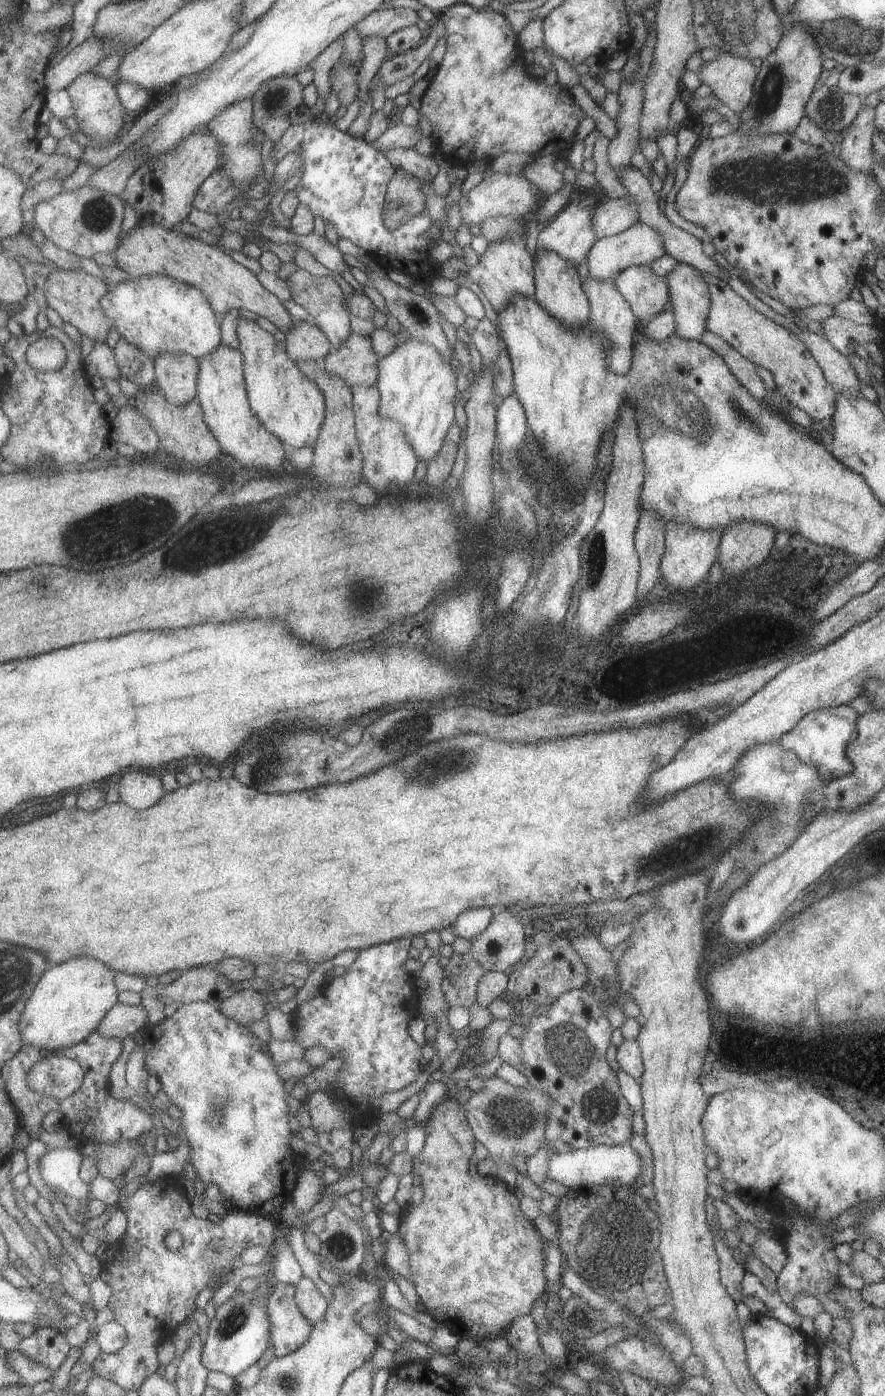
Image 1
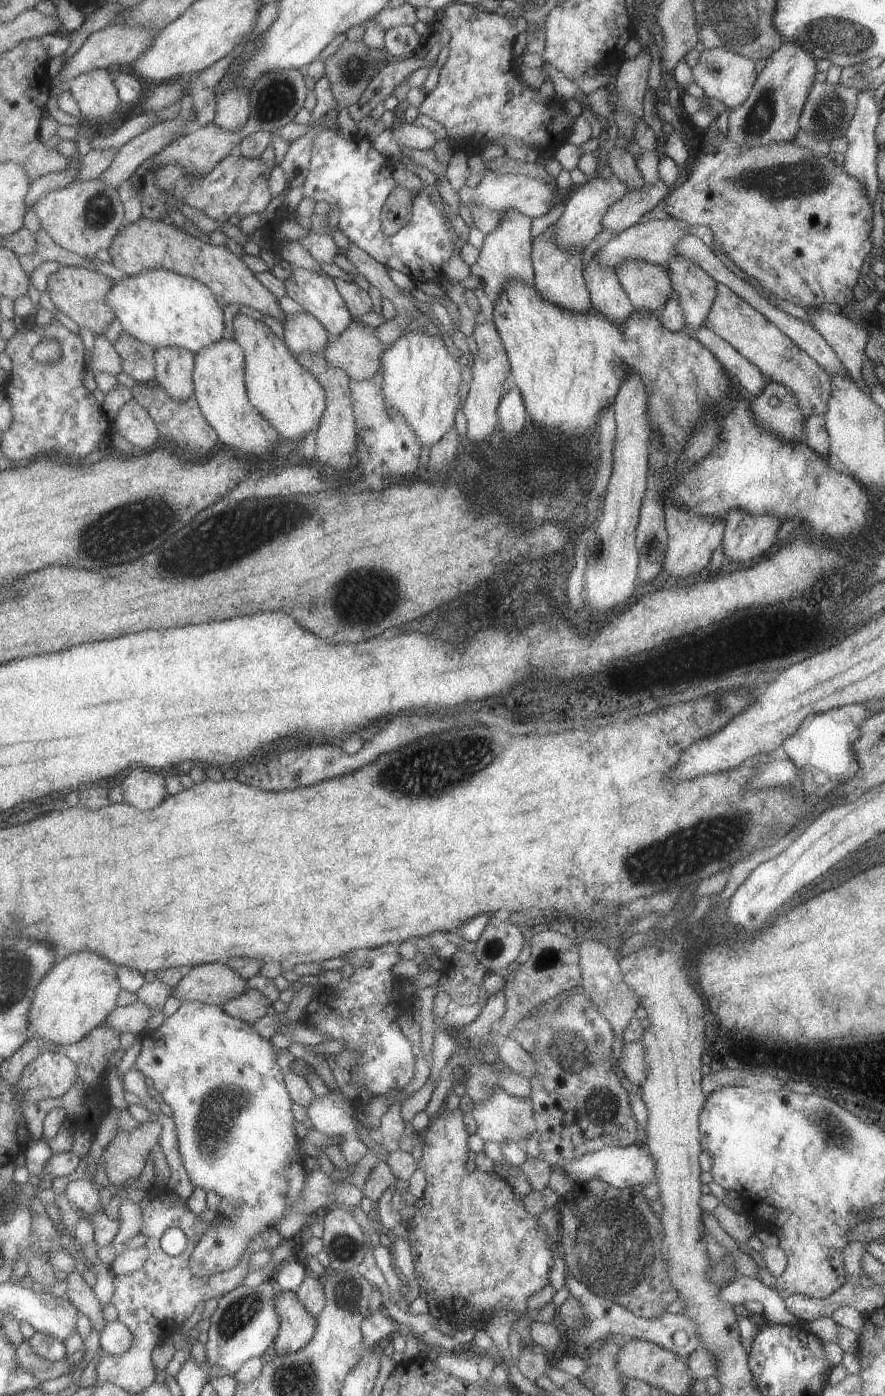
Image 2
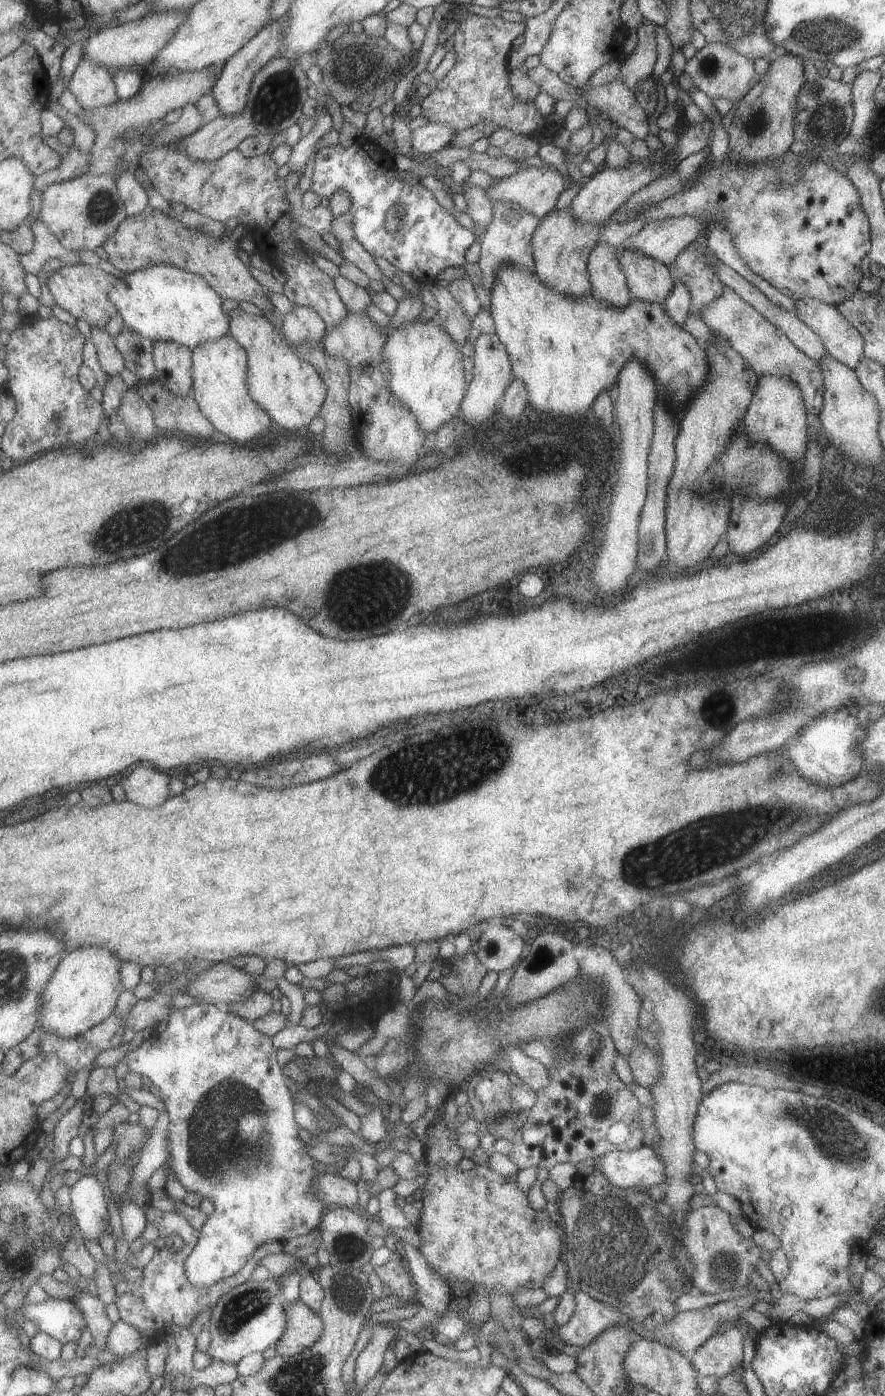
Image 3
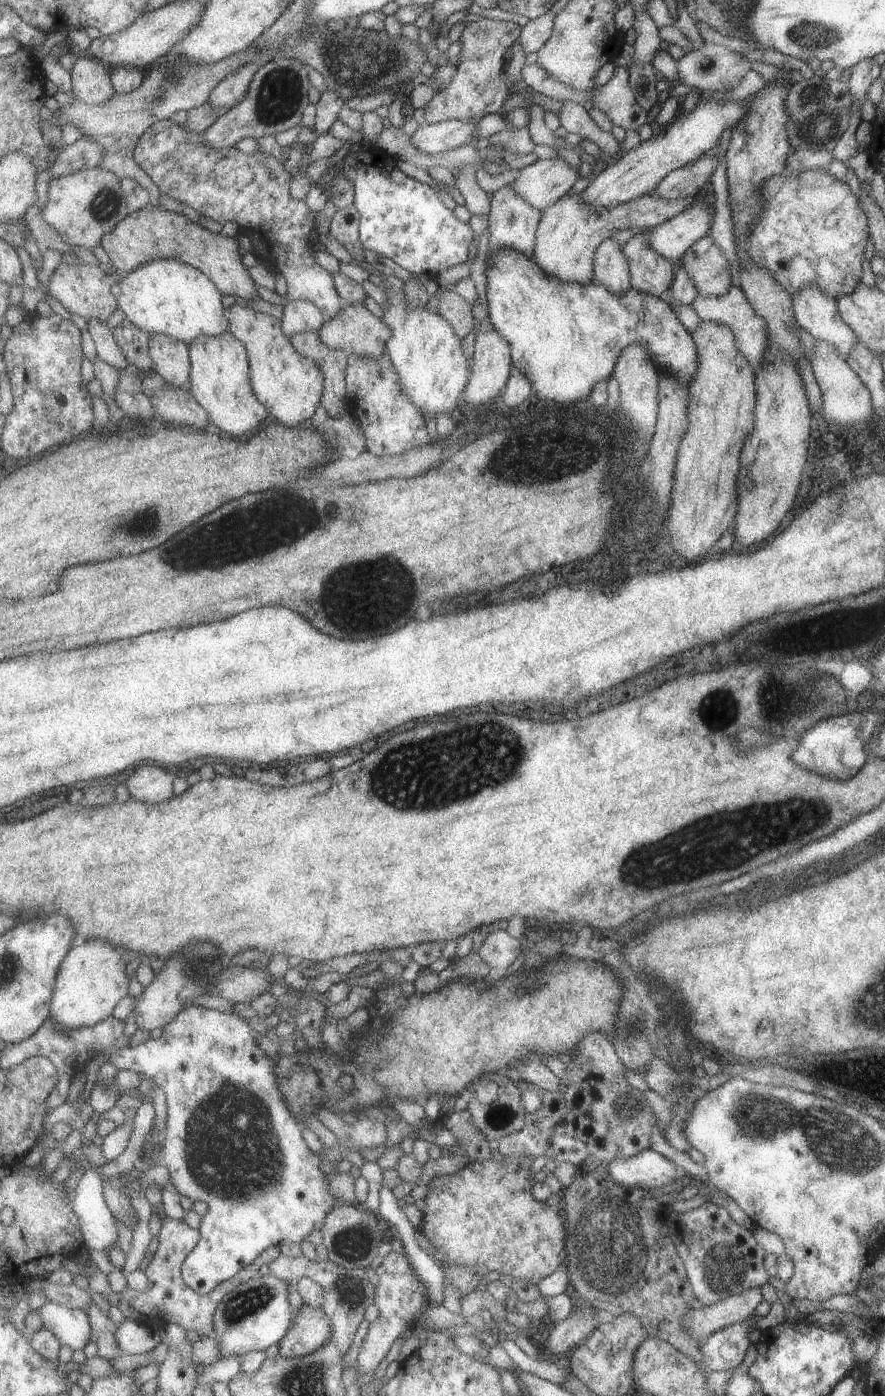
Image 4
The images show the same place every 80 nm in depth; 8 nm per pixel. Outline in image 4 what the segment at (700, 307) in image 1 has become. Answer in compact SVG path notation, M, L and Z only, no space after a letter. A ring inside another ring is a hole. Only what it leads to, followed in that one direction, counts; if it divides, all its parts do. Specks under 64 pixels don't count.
M709 235L694 242L680 257L699 295L723 296L734 284L734 268Z

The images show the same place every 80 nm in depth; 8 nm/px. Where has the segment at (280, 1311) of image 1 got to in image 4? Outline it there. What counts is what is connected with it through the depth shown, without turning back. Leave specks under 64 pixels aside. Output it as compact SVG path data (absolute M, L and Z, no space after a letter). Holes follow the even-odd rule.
M304 1303L297 1312L293 1327L279 1344L279 1354L286 1358L307 1356L331 1340L333 1326L323 1308Z

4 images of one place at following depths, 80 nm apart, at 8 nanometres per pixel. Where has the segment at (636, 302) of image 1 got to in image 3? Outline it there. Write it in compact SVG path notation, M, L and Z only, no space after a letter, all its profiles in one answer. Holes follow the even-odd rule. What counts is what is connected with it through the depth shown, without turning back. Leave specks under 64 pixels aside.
M619 249L618 261L631 298L664 302L675 281L668 267L635 249Z

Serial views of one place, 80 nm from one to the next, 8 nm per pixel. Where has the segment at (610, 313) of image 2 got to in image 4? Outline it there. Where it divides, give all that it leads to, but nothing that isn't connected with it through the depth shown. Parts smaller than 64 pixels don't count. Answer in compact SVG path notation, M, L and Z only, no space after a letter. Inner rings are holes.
M612 237L602 240L592 262L593 281L614 293L625 292L630 287L630 272L622 246Z

